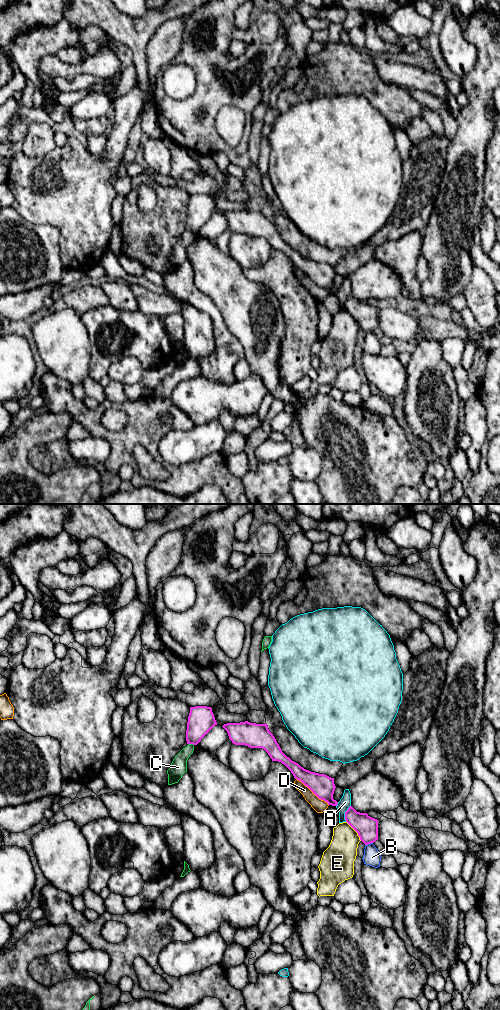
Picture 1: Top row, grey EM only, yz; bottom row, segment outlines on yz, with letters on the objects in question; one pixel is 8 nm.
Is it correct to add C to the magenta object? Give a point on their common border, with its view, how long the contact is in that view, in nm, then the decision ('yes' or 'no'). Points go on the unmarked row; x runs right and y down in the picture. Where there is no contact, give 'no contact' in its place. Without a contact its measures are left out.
contact yz (191, 231); length 50 nm; no

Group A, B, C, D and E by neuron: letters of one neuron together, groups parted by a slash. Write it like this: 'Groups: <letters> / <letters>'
Groups: A / B / C / D / E

